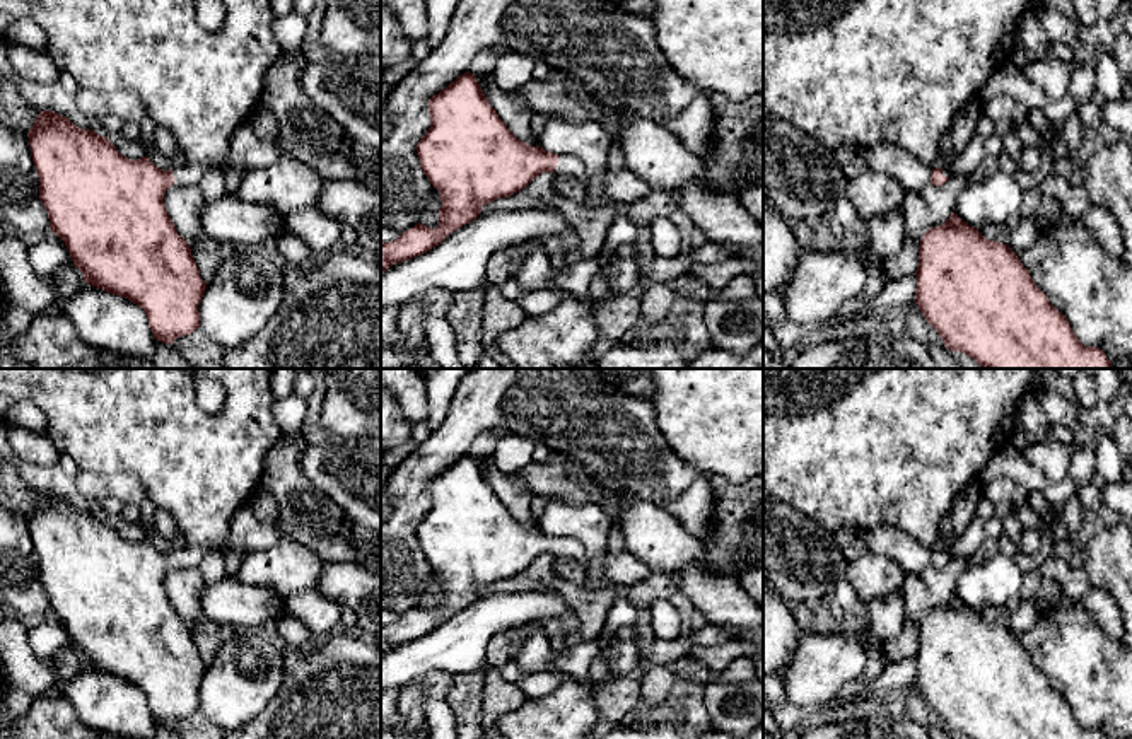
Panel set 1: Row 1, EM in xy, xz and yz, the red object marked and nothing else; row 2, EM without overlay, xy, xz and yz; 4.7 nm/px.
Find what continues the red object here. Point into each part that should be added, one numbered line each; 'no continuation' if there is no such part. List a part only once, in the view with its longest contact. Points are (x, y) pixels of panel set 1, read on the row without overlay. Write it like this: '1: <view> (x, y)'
1: xz (567, 546)

